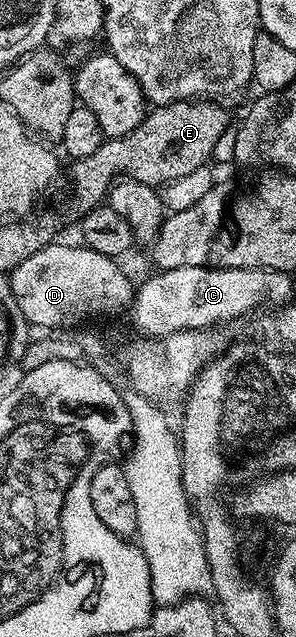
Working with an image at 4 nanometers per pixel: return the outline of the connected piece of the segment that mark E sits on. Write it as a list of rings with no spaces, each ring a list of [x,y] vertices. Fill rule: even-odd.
[[[192,100],[148,109],[133,132],[120,138],[107,138],[91,156],[74,159],[70,163],[71,182],[75,185],[71,202],[79,209],[78,213],[88,214],[100,205],[110,195],[117,176],[162,188],[204,166],[214,155],[217,140],[229,128],[227,114],[219,106],[222,105],[215,100]]]

